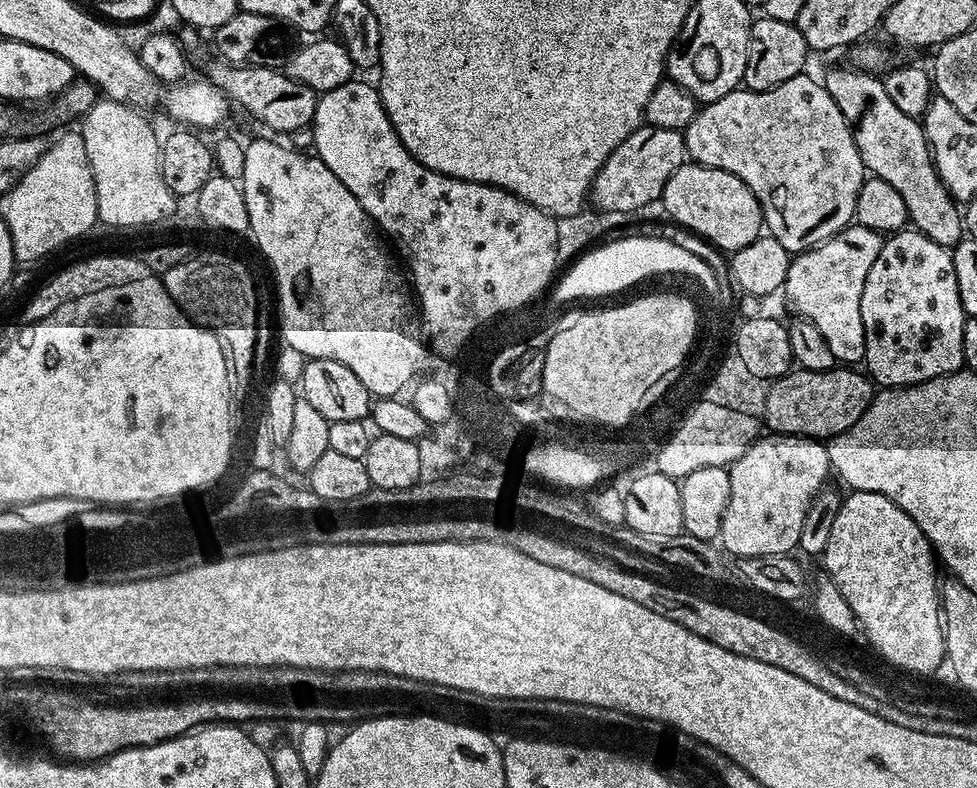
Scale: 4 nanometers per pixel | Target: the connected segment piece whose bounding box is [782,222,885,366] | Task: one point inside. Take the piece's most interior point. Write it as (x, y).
(824, 284)

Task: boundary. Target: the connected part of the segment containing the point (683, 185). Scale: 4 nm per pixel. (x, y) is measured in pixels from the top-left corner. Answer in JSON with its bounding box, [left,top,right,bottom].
[662,162,762,254]

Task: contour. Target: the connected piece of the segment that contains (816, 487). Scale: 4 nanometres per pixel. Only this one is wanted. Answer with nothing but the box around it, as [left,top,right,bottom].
[719,434,830,558]

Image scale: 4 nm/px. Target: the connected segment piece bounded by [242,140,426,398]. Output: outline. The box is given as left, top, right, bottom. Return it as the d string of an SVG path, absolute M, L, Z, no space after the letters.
M252 140L247 141L244 153L246 154L246 166L244 167L244 178L242 181L242 189L245 198L246 211L249 214L249 229L250 235L252 234L253 238L256 239L256 244L260 247L260 252L265 256L266 259L272 263L272 272L276 275L276 288L280 291L280 332L284 335L283 343L290 347L295 348L295 350L300 351L305 358L311 358L317 360L318 358L330 358L331 360L337 360L338 362L342 362L342 366L350 366L350 370L354 370L354 374L358 374L358 378L362 381L362 386L366 386L366 390L371 392L373 397L381 398L381 397L399 397L401 395L400 391L403 390L404 387L411 385L413 381L417 379L416 371L419 370L420 367L424 364L424 348L426 352L426 344L422 339L421 333L420 336L416 333L416 328L412 325L412 320L408 317L408 304L404 301L404 296L400 291L403 290L404 284L406 288L406 276L403 271L395 272L394 269L388 265L388 260L383 256L382 253L379 252L380 244L378 241L372 237L372 232L374 233L374 225L372 223L371 218L366 214L366 210L362 210L362 206L358 202L358 198L354 198L354 194L350 194L350 190L346 190L346 186L342 186L342 182L338 182L338 178L334 178L334 174L326 167L323 162L320 161L319 156L315 154L309 154L307 156L304 152L295 152L292 148L283 148L280 144L275 144L272 140Z

